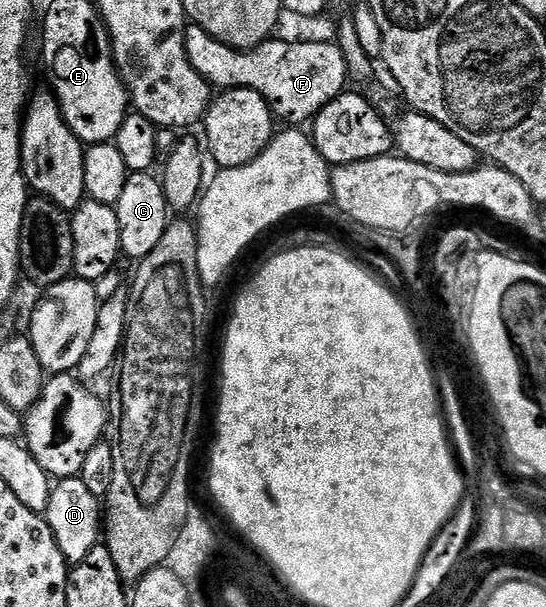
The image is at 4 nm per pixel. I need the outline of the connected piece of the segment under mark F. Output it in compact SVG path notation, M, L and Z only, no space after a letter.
M189 23L183 29L183 33L186 58L190 62L190 66L194 66L194 70L198 70L201 78L208 81L213 89L249 88L254 90L258 94L262 94L262 98L271 106L273 117L280 119L281 116L288 123L285 125L288 126L304 126L304 123L307 125L309 122L315 121L318 113L330 101L337 100L349 83L346 58L342 54L339 43L336 42L327 44L324 40L304 40L301 44L295 44L292 40L269 38L258 46L241 50L218 42L218 38L206 34L206 30L202 30L202 26L197 24Z

